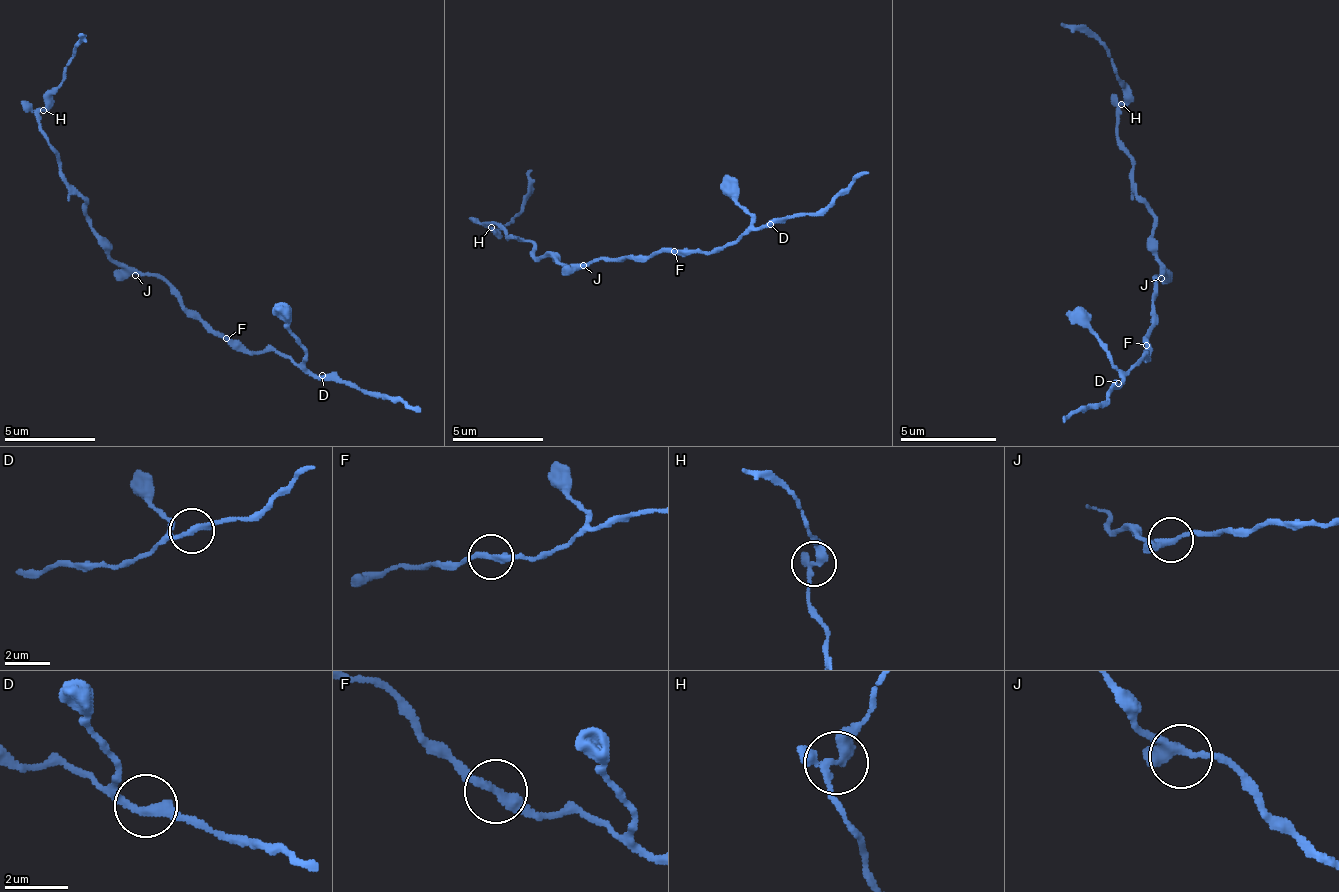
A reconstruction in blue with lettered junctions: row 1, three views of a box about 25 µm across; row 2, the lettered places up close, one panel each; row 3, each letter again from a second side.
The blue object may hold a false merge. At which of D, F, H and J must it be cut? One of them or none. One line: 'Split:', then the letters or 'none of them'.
Split: H

